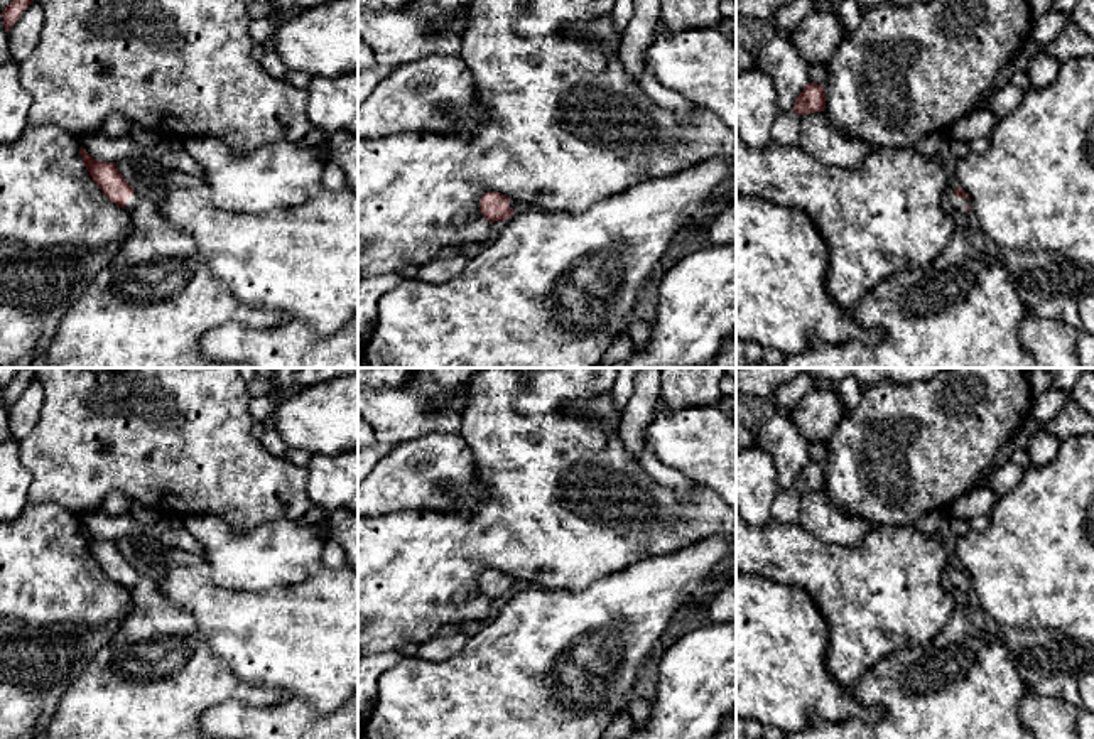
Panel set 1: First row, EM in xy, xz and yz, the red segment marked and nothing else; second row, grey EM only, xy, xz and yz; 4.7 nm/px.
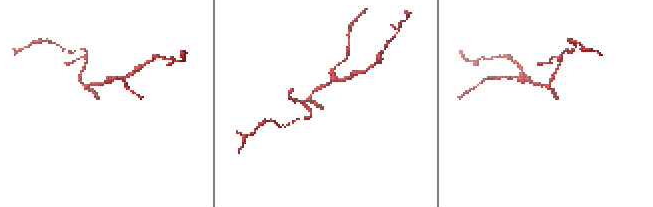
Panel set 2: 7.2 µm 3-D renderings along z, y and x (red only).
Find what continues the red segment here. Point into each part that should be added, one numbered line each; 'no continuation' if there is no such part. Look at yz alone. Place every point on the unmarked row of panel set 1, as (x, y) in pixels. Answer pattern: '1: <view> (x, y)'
1: yz (963, 684)

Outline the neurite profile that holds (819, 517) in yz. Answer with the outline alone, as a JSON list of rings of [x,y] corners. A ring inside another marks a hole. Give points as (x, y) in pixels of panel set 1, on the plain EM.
[[[824,489],[800,493],[799,525],[824,545],[858,547],[876,528],[863,518],[844,515]]]

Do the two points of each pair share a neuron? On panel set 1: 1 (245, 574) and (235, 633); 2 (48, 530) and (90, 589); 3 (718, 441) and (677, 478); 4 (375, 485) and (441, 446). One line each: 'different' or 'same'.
1: different
2: same
3: different
4: same

